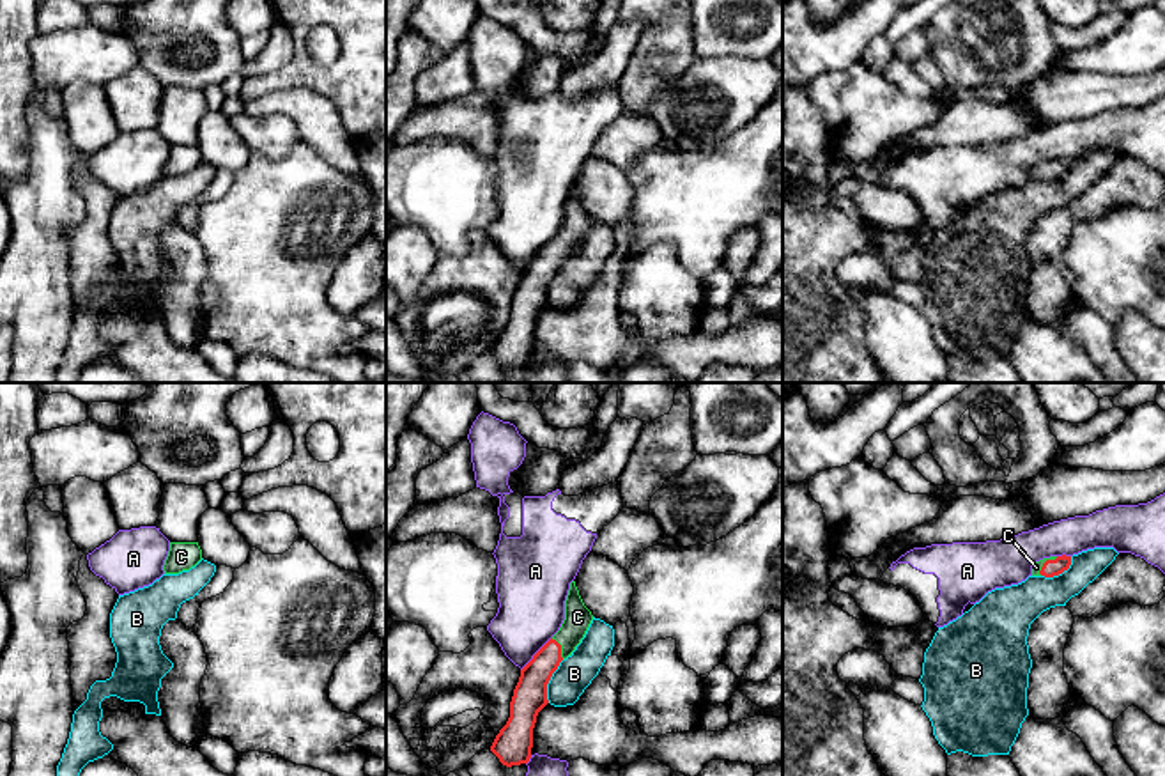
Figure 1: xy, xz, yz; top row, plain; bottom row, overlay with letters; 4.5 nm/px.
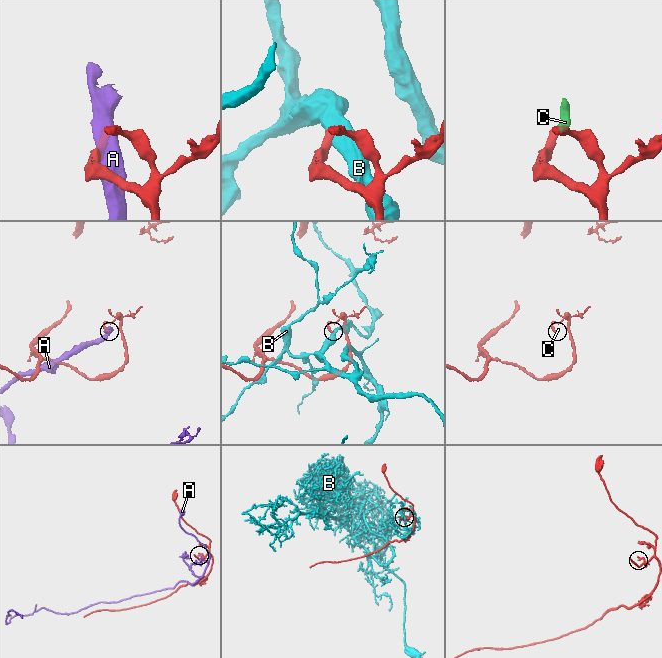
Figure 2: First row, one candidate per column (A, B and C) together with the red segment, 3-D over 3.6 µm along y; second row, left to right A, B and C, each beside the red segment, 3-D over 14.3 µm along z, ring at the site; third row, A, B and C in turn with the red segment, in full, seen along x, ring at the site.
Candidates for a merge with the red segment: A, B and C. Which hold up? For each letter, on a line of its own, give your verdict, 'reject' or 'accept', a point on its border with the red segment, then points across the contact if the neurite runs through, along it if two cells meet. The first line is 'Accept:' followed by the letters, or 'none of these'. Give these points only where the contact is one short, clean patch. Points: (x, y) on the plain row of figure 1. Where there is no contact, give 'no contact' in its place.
Accept: C
A: reject; contact xz (535, 257)
B: reject; contact xz (549, 282)
C: accept; contact xz (560, 250); way xz (530, 296), (533, 280), (560, 250), (578, 220)

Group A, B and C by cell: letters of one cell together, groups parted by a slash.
A / B / C

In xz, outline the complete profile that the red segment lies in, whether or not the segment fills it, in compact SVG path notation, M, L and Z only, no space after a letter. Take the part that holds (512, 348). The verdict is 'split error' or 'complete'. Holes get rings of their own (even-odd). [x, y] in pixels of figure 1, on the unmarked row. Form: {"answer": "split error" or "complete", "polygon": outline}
{"answer": "split error", "polygon": "M572 184L565 204L565 223L559 234L521 273L510 305L510 321L490 349L503 369L529 365L536 319L549 307L547 287L559 266L572 259L581 246L591 223L593 218L584 209L575 184Z"}

